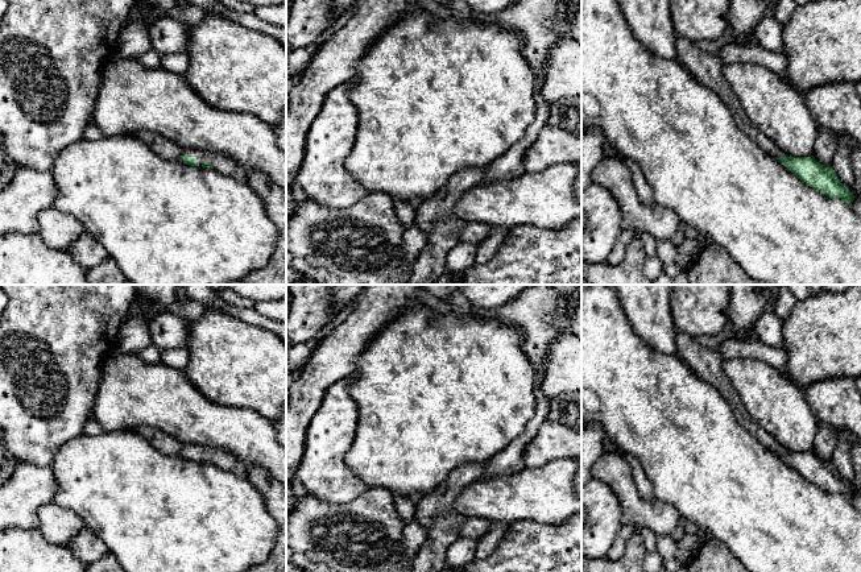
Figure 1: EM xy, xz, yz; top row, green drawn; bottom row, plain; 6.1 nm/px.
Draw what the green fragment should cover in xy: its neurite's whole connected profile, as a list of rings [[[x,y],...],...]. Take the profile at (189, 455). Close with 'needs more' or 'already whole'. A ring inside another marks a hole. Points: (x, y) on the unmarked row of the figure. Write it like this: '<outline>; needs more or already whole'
[[[187,443],[183,444],[182,451],[178,455],[191,461],[215,464],[216,467],[225,471],[237,471],[236,457],[222,448]]]; needs more

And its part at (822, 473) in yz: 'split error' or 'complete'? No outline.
complete

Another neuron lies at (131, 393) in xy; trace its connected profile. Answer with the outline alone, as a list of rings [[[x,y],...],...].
[[[115,348],[102,362],[99,384],[94,397],[92,418],[103,431],[136,431],[141,426],[148,426],[175,438],[183,444],[222,448],[236,457],[237,472],[245,477],[252,468],[260,467],[286,486],[286,447],[277,440],[274,423],[253,410],[228,407],[208,399],[191,384],[183,369],[174,369],[162,362],[148,364],[137,353]]]

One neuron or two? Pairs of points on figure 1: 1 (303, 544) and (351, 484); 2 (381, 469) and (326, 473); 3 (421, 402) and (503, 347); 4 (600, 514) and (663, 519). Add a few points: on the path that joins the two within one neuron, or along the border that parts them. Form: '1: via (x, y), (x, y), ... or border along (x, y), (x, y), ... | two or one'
1: border along (365, 490), (346, 502), (327, 502), (309, 493) | two
2: border along (354, 440), (346, 455), (346, 464), (368, 486) | two
3: via (441, 390), (455, 390), (483, 363) | one
4: border along (609, 486), (621, 506), (621, 521), (624, 523) | two

